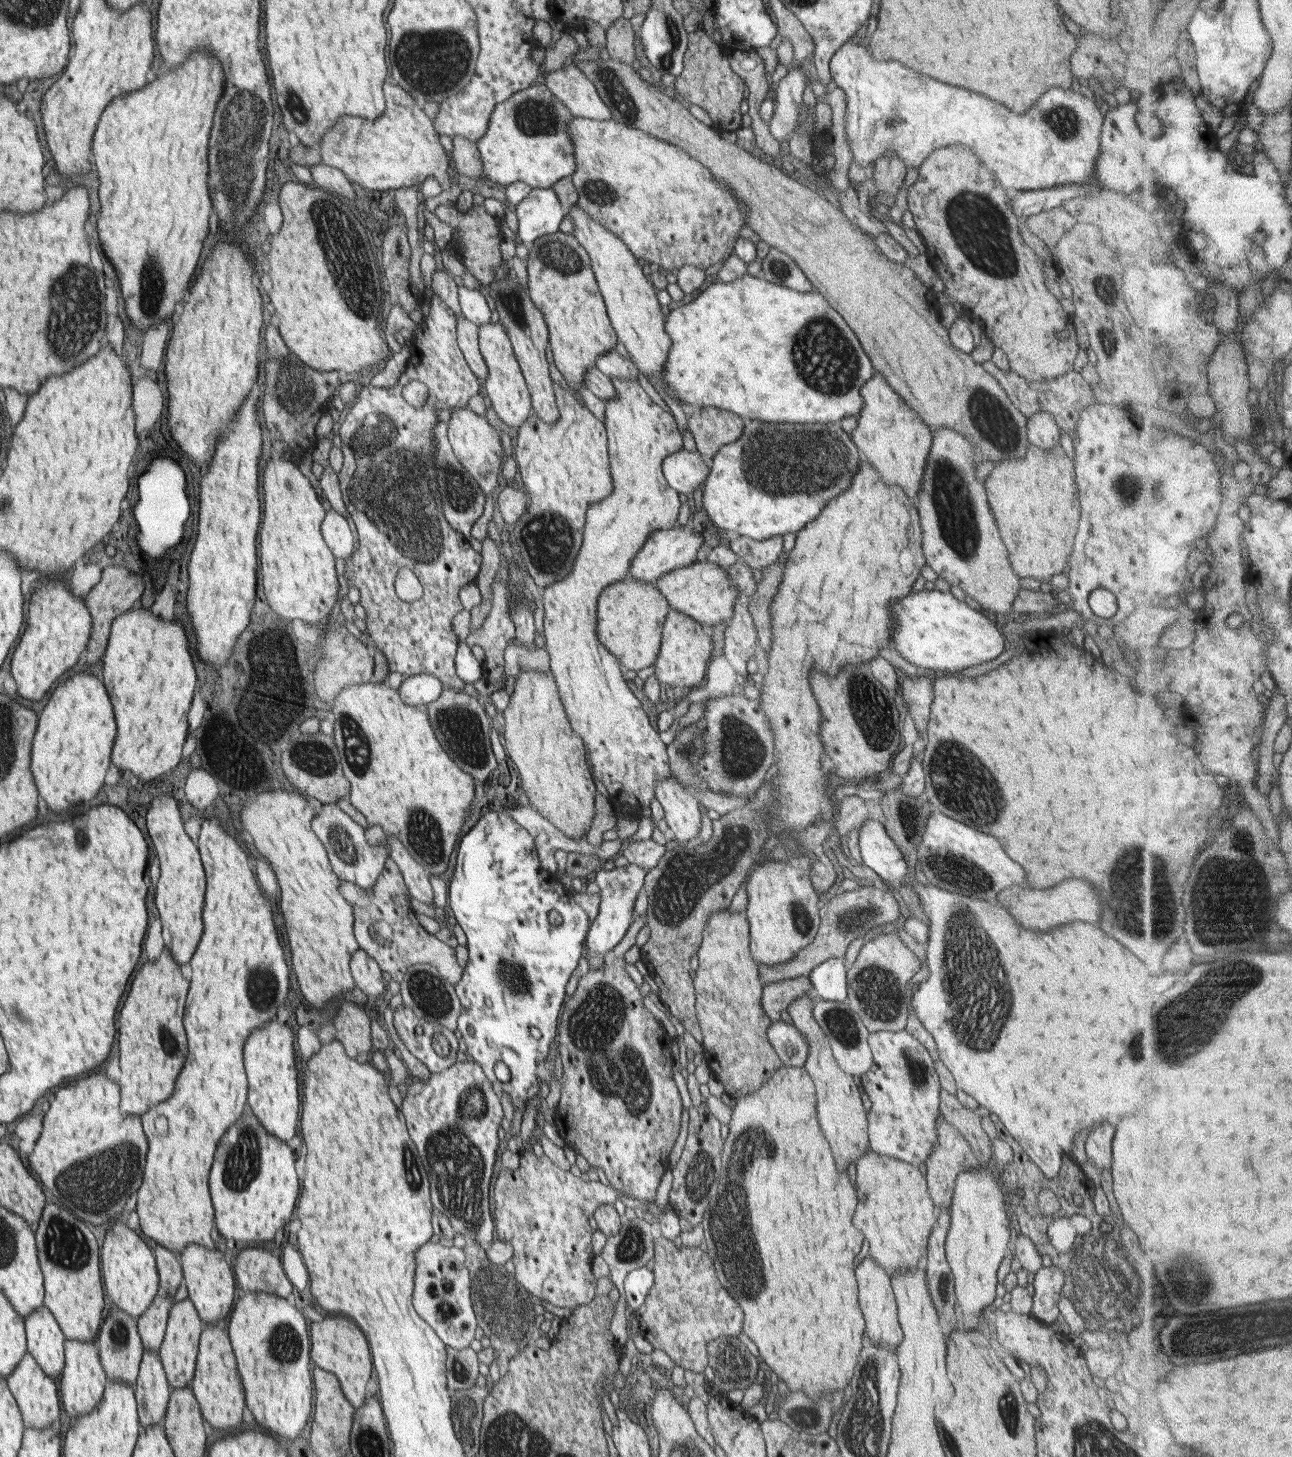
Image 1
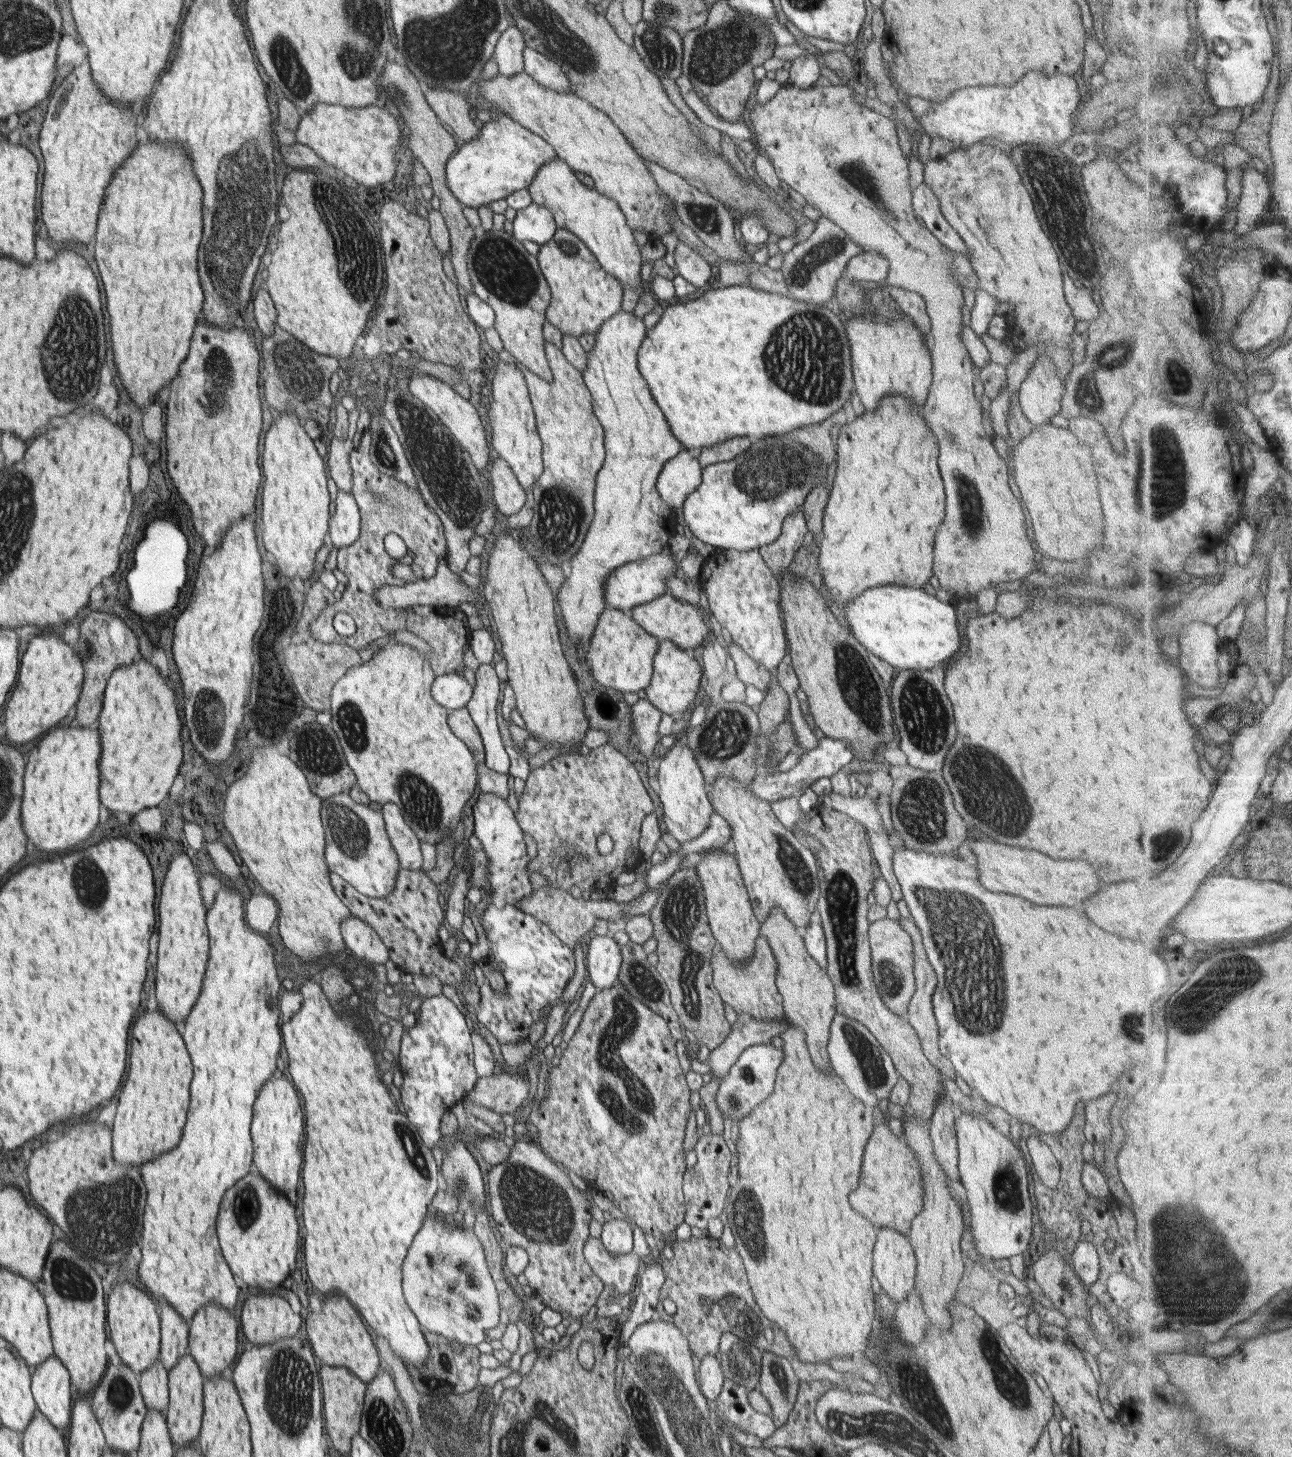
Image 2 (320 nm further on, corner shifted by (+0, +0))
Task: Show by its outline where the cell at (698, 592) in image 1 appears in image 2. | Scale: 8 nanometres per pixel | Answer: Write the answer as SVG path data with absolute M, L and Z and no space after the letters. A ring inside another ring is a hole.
M664 594L650 603L636 606L630 613L633 620L636 620L636 623L658 642L672 641L678 648L693 647L695 649L707 642L712 635L710 620L700 604L694 606L688 602L678 601L672 595Z

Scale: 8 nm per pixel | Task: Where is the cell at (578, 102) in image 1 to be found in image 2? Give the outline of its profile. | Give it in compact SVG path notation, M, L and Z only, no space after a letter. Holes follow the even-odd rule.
M524 47L523 63L524 71L546 90L554 90L554 92L562 92L562 94L572 93L570 81L568 81L568 77L566 77L561 66L546 58L541 52L530 47Z

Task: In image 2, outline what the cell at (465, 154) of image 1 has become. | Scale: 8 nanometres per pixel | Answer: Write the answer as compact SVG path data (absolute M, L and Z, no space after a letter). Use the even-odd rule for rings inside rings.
M430 88L423 92L429 108L442 122L446 122L458 140L472 141L480 132L470 118L471 106L462 93L450 92L444 88Z

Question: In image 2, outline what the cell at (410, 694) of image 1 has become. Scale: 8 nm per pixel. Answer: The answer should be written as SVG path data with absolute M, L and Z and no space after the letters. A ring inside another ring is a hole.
M448 673L437 676L431 688L434 702L444 706L449 712L464 709L473 697L474 687L464 675Z

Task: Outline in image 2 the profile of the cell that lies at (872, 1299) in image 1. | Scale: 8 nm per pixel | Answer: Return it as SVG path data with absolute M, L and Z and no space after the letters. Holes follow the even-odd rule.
M882 1227L872 1253L873 1276L897 1303L904 1301L915 1286L917 1260L910 1239L895 1228Z

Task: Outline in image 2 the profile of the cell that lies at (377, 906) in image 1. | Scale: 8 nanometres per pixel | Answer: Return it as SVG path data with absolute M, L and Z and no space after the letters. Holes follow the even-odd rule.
M401 868L397 874L395 889L383 898L372 898L358 892L336 873L329 874L331 885L342 902L350 909L355 917L364 919L388 947L390 959L398 968L410 975L434 975L443 984L453 986L456 990L462 986L458 995L462 1002L470 1008L477 1008L481 994L476 983L470 983L462 973L463 965L459 960L446 959L443 953L443 943L439 939L438 929L445 925L445 913L438 903L440 893L437 885L423 870L406 870Z

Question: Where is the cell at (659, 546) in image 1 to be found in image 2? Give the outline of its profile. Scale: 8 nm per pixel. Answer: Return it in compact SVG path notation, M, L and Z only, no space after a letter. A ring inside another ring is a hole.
M669 548L663 549L658 554L651 554L650 557L623 564L616 568L604 584L604 597L606 597L607 607L630 612L636 606L650 603L652 600L665 594L668 590L668 578L676 576L678 566L672 559Z

